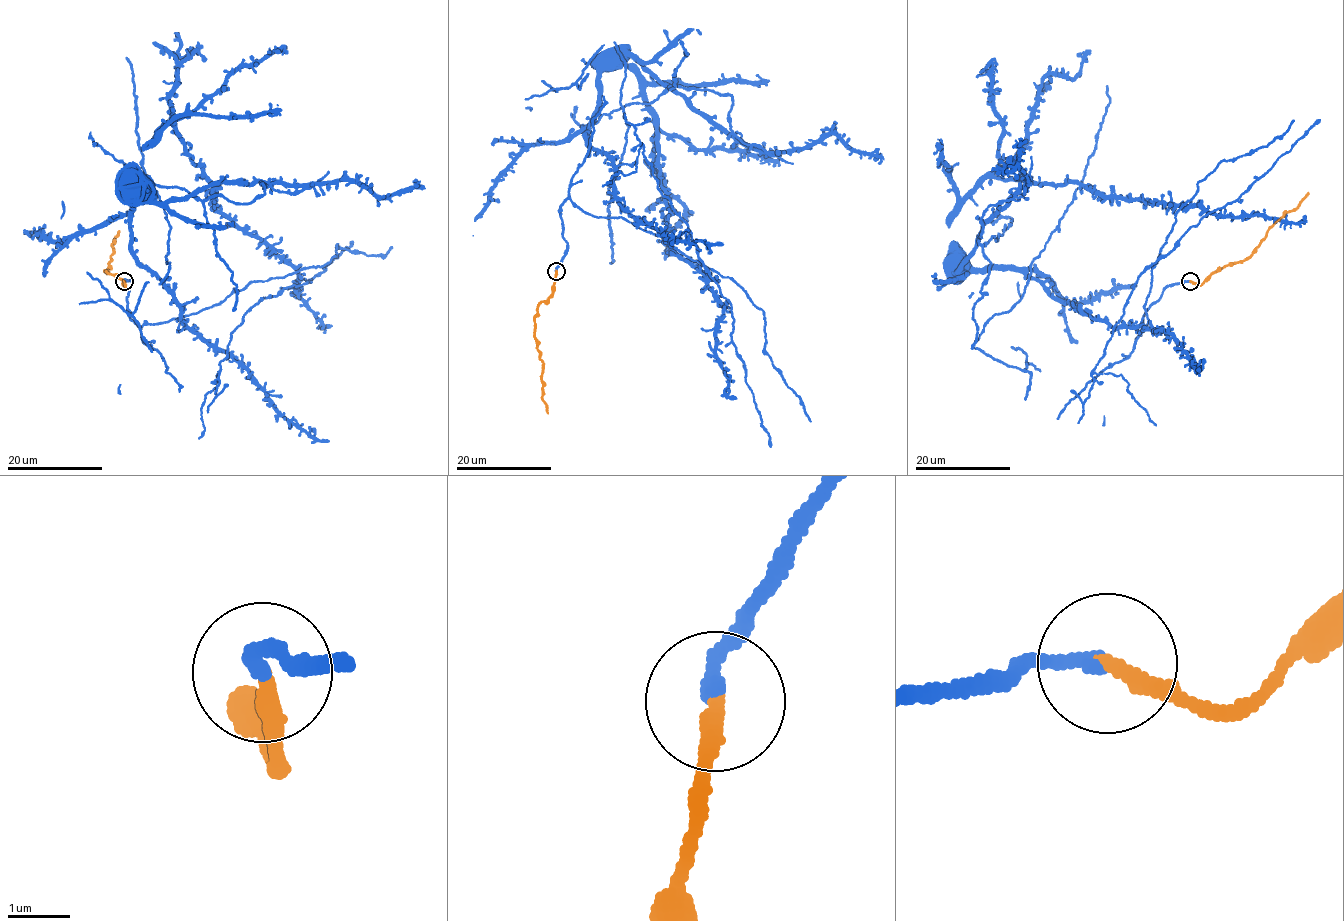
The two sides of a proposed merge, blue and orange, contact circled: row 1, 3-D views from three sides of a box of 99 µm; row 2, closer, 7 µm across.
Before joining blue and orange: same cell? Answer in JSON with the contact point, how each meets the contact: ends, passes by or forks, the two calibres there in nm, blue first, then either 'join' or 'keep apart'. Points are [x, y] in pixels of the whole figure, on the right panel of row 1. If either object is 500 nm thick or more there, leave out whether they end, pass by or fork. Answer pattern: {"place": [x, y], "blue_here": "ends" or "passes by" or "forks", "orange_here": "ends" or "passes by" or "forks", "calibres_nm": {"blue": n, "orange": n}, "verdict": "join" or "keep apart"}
{"place": [1190, 281], "blue_here": "ends", "orange_here": "ends", "calibres_nm": {"blue": 260, "orange": 280}, "verdict": "join"}

